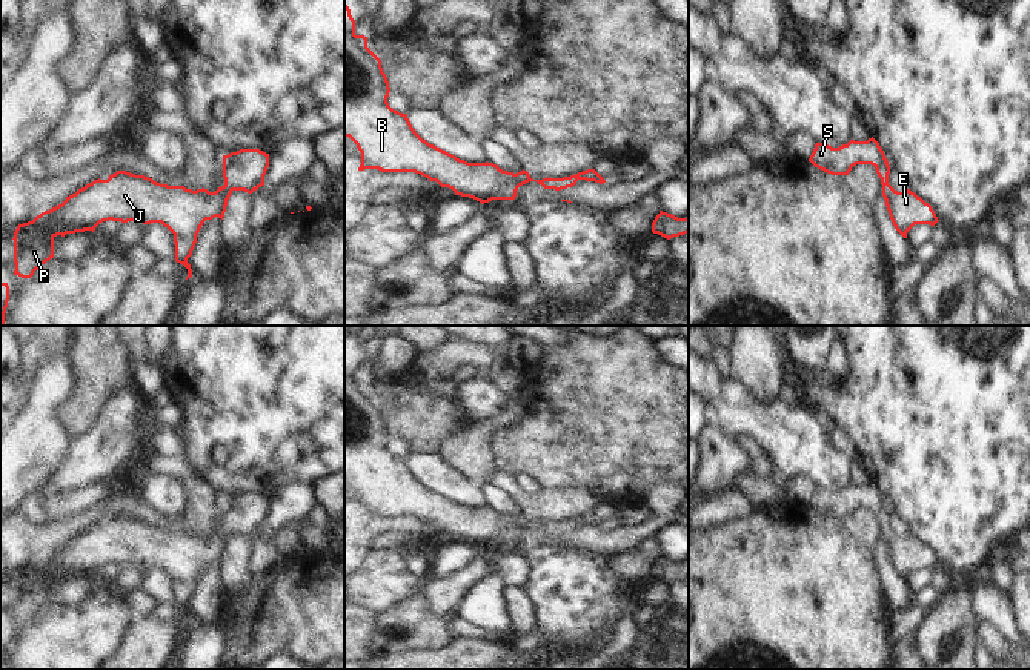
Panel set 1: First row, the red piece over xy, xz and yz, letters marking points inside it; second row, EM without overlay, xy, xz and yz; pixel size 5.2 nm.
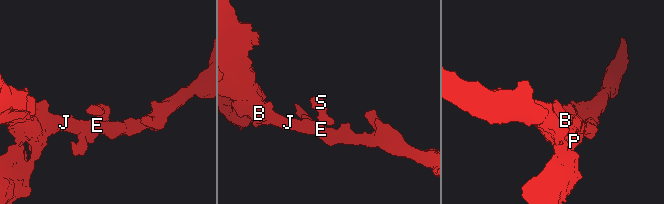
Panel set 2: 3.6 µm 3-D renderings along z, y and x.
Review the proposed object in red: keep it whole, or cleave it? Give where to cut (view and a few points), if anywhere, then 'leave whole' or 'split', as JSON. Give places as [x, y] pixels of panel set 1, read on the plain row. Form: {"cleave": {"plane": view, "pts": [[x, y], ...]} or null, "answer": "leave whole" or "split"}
{"cleave": null, "answer": "leave whole"}

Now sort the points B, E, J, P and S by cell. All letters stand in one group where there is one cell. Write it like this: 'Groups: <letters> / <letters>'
Groups: B E J P S.

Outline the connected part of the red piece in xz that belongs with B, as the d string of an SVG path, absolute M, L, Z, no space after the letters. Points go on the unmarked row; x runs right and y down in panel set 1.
M344 349L344 481L361 496L358 515L415 516L481 549L515 544L518 532L529 526L555 535L572 532L578 524L606 527L595 513L533 524L524 513L513 518L493 507L460 504L423 484L407 458L389 450L389 436L381 404L367 392L367 381L355 378L355 364Z

